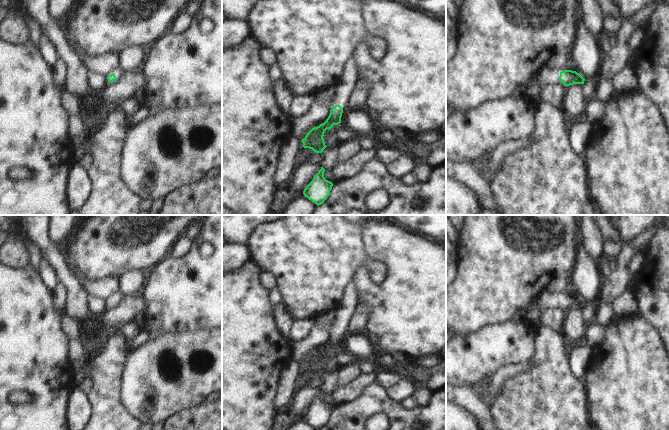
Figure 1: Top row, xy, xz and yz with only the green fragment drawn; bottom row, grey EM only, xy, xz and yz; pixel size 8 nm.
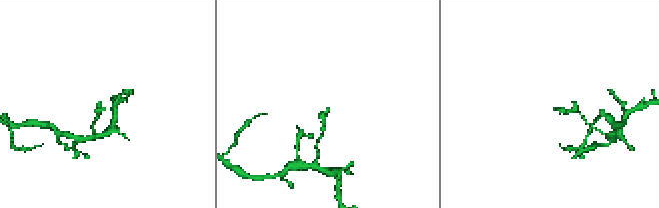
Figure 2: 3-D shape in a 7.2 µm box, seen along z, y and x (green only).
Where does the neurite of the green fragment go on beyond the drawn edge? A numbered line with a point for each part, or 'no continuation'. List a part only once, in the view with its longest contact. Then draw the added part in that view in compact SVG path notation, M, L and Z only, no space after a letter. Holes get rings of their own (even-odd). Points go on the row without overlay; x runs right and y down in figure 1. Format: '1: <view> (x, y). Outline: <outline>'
1: yz (546, 301). Outline: M548 289L542 294L531 300L528 304L527 311L532 309L540 309L543 312L556 308L559 305L560 296L551 293Z

